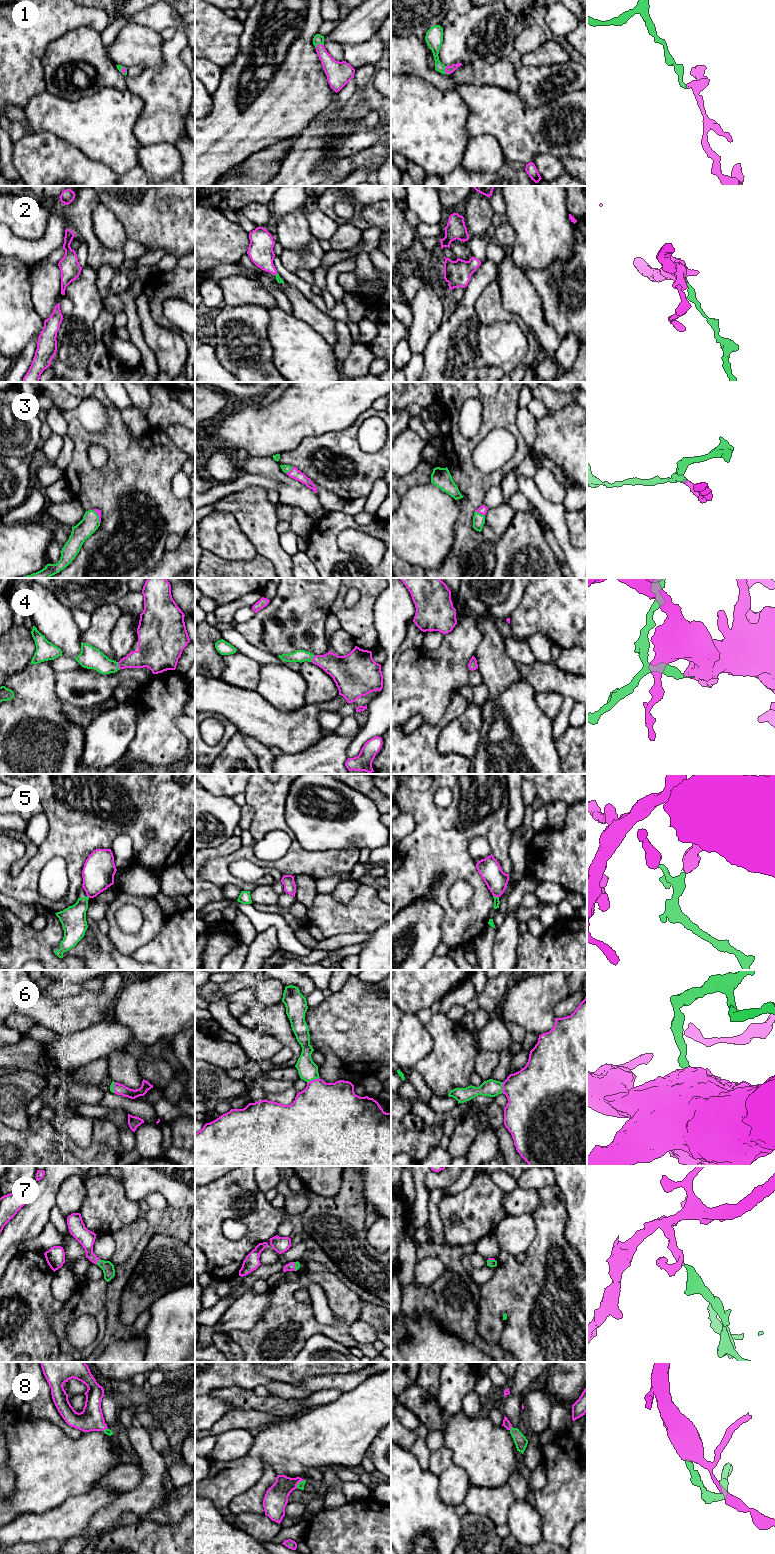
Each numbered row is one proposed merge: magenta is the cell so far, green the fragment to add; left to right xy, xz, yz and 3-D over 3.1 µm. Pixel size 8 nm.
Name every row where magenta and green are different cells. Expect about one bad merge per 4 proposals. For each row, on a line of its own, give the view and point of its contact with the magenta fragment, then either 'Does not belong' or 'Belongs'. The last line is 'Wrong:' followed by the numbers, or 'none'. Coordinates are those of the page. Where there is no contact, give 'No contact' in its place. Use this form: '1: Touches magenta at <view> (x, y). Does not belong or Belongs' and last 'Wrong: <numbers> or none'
1: Touches magenta at yz (445, 70). Belongs
2: No contact. Belongs
3: Touches magenta at yz (480, 513). Belongs
4: Touches magenta at xy (118, 666). Belongs
5: Touches magenta at yz (496, 896). Does not belong
6: Touches magenta at xz (313, 1080). Belongs
7: Touches magenta at xy (98, 1260). Belongs
8: Touches magenta at yz (510, 1428). Belongs
Wrong: 5

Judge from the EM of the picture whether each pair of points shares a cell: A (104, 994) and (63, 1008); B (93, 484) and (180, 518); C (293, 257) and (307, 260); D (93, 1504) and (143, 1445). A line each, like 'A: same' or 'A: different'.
A: same
B: same
C: same
D: different

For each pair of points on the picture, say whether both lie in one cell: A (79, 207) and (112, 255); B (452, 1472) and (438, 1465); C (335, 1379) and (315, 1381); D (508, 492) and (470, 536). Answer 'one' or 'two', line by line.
A: one
B: two
C: one
D: two

